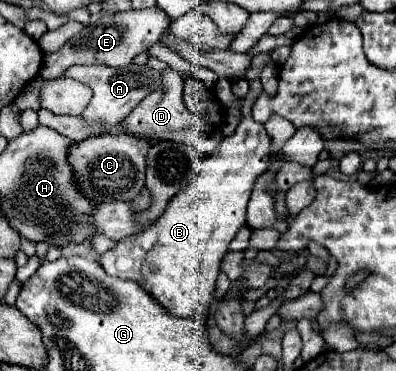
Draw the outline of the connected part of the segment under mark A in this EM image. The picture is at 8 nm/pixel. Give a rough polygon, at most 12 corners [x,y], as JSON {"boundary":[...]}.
{"boundary":[[73,65],[61,77],[93,89],[83,119],[115,127],[149,93],[161,71]]}

